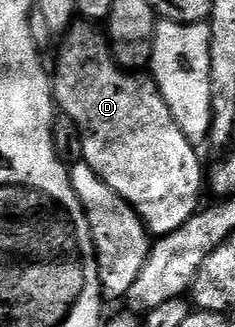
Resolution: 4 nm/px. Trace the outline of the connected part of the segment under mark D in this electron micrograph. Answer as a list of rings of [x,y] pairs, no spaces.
[[[77,20],[68,28],[59,45],[52,91],[55,104],[64,108],[61,109],[63,116],[74,119],[78,127],[84,152],[82,160],[114,192],[122,195],[126,203],[130,203],[153,238],[159,239],[178,231],[178,227],[185,225],[198,212],[200,189],[202,193],[206,185],[206,169],[203,164],[200,166],[197,146],[188,141],[178,123],[174,123],[174,115],[170,115],[170,107],[166,107],[166,99],[155,80],[151,76],[120,68],[105,30],[99,24]]]

